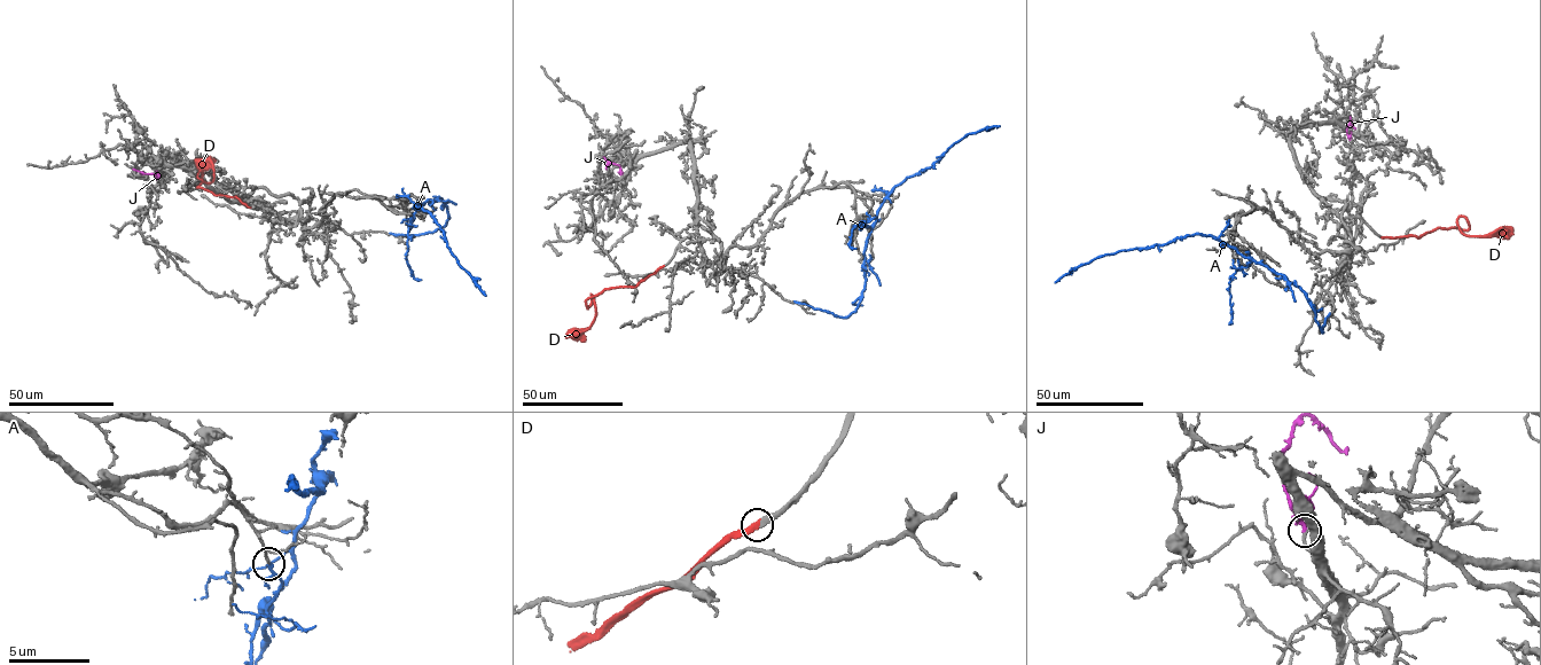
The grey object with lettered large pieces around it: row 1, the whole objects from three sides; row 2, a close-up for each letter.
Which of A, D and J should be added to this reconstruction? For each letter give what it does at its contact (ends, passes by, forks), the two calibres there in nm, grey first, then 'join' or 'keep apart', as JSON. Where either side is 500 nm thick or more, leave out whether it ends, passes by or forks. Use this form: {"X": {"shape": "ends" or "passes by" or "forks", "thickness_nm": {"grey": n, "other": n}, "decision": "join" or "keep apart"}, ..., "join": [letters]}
{"A": {"shape": "passes by", "thickness_nm": {"grey": 150, "other": 140}, "decision": "keep apart"}, "D": {"shape": "ends", "thickness_nm": {"grey": 320, "other": 340}, "decision": "join"}, "J": {"shape": "passes by", "thickness_nm": {"grey": 190, "other": 240}, "decision": "join"}, "join": ["D", "J"]}

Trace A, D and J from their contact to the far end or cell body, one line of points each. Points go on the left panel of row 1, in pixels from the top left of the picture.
A: (411, 218), (411, 224), (417, 208), (413, 206), (429, 211), (460, 265), (485, 296)
D: (250, 208), (236, 196), (197, 187), (200, 171), (197, 177), (209, 182), (214, 171), (195, 162)
J: (159, 178), (133, 169)

